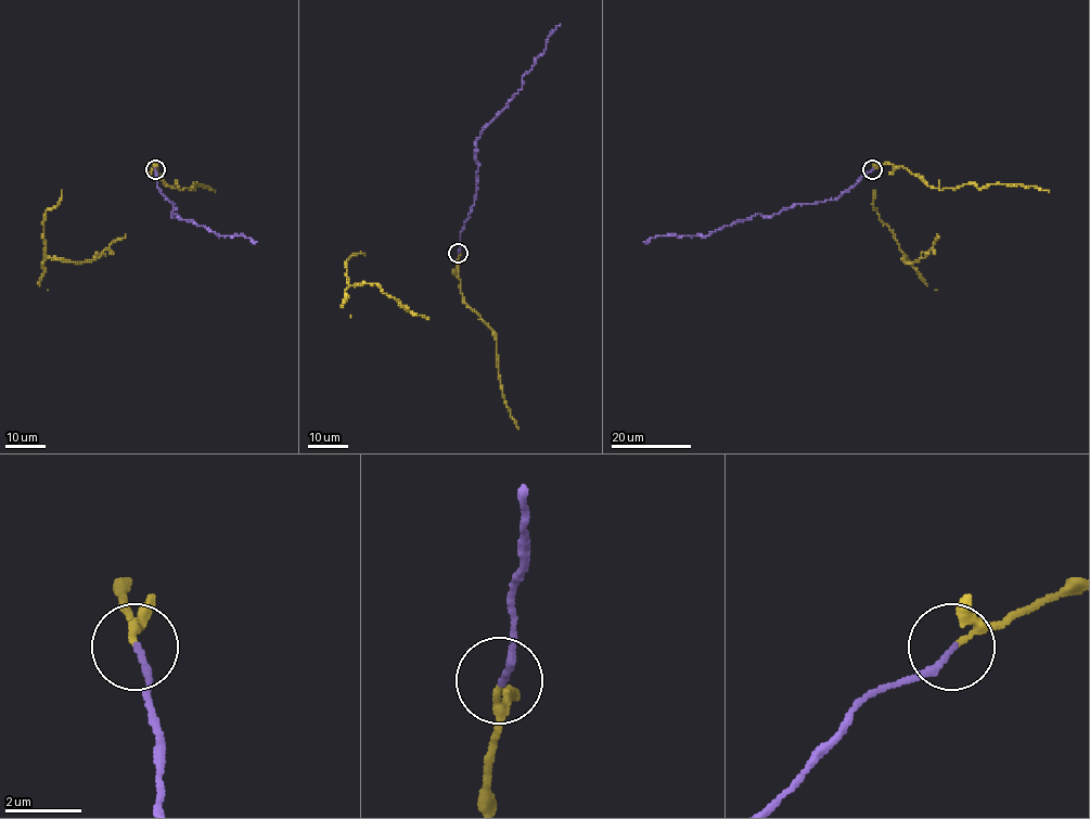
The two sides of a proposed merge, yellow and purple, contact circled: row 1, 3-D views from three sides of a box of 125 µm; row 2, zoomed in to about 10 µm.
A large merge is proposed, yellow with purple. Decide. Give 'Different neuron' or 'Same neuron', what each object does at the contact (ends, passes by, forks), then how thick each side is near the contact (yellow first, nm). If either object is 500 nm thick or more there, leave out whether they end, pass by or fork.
Same neuron. At the ring yellow passes by. At the ring purple ends. Thickness 160 nm (yellow) against 180 nm

